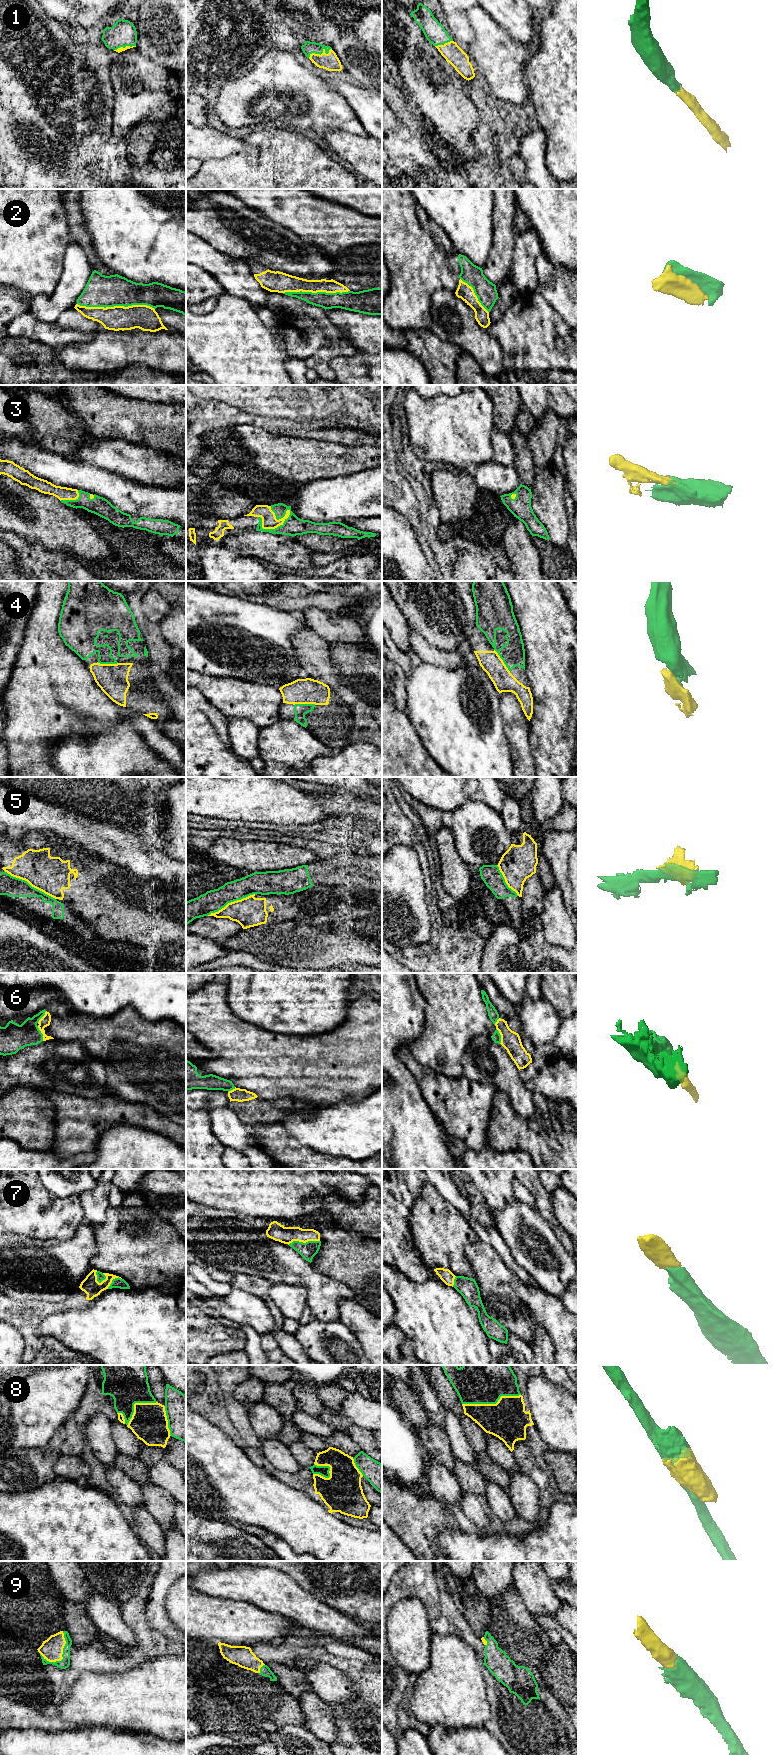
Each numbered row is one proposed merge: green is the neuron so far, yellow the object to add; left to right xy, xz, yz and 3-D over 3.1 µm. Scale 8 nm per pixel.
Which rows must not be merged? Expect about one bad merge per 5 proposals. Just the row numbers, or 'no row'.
5, 8

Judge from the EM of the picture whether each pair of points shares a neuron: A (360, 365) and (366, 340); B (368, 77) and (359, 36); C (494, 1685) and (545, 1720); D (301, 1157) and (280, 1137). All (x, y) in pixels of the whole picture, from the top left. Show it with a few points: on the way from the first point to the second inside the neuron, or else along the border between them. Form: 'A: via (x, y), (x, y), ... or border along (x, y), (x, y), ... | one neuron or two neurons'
A: border along (359, 350), (371, 354) | two neurons
B: via (368, 67), (366, 46) | one neuron
C: via (501, 1700), (520, 1720), (530, 1720) | one neuron
D: via (296, 1153), (285, 1142) | one neuron

